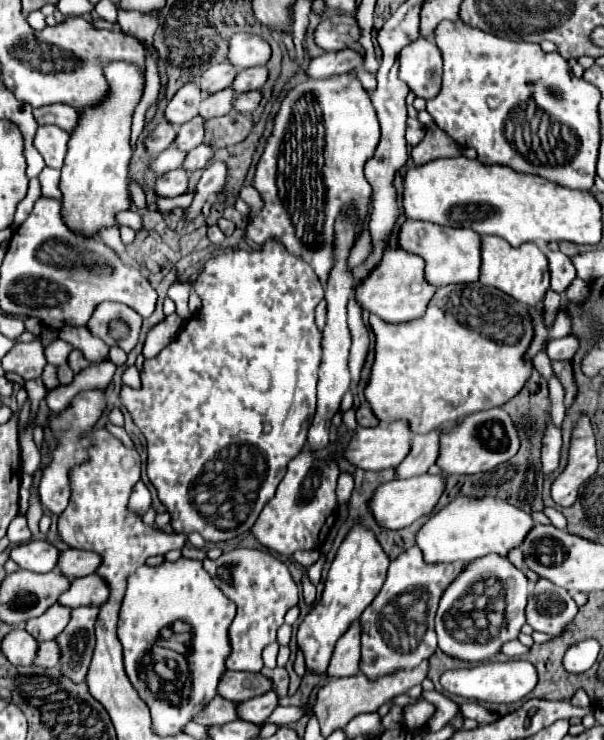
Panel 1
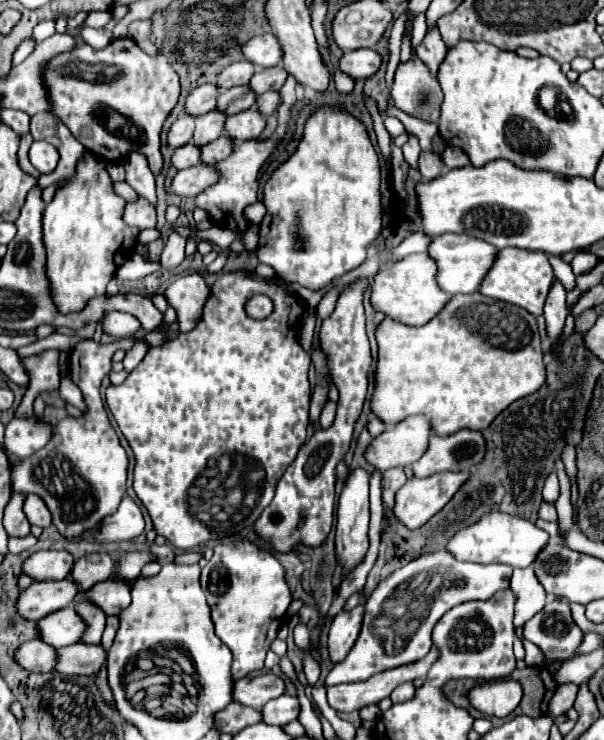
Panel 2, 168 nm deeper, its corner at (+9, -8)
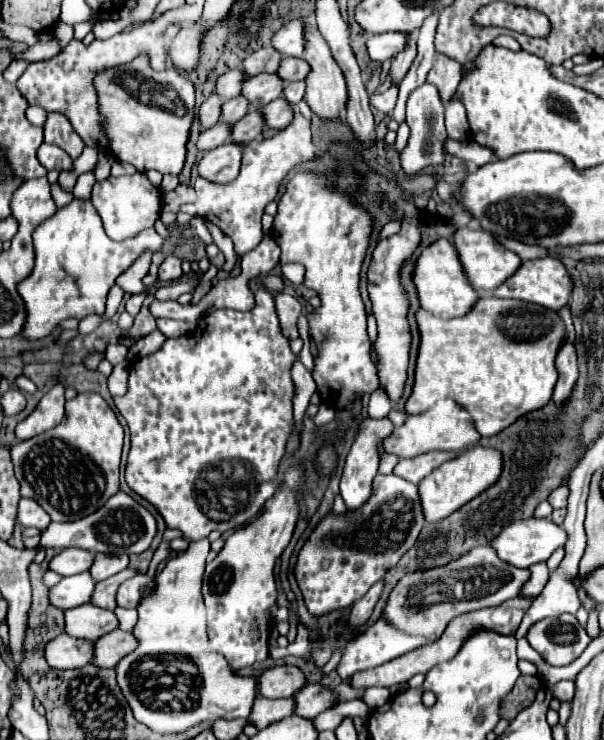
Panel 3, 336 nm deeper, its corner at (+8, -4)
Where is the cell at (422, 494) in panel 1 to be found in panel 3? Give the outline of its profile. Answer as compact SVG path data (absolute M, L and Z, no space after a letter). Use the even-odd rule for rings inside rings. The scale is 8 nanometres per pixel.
M480 446L468 448L458 458L444 462L442 466L438 466L438 470L432 470L418 484L418 494L420 494L426 522L438 522L438 520L446 518L448 514L452 514L454 510L458 510L462 504L466 504L468 500L478 496L482 490L492 486L498 480L500 472L502 472L500 452L492 450L492 448L480 448Z

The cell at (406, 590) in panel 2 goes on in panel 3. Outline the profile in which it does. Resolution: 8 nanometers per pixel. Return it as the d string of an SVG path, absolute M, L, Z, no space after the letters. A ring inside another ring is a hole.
M476 546L446 566L406 572L392 588L382 616L360 636L348 642L336 668L338 674L342 680L350 680L354 672L382 666L410 650L428 646L438 640L454 616L486 606L498 606L504 600L518 596L528 574L528 570L502 562L490 546Z

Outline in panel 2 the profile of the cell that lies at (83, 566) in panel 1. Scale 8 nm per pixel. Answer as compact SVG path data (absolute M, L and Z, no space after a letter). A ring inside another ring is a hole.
M97 554L97 562L95 558L85 556L75 562L71 578L81 584L81 590L89 590L97 582L109 580L113 570L115 570L115 558L111 558L109 554Z

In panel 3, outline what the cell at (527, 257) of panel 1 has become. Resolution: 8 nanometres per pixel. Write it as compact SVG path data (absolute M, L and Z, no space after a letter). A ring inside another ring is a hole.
M558 258L524 260L522 266L506 282L502 282L502 286L494 290L494 296L498 298L516 298L538 306L546 306L550 310L560 310L562 306L566 306L570 300L570 294L572 294L572 282L564 264Z

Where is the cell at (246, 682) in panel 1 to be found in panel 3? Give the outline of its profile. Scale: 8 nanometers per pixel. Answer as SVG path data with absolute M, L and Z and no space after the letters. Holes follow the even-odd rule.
M274 666L258 674L258 694L264 698L290 698L304 686L304 674L296 666Z

